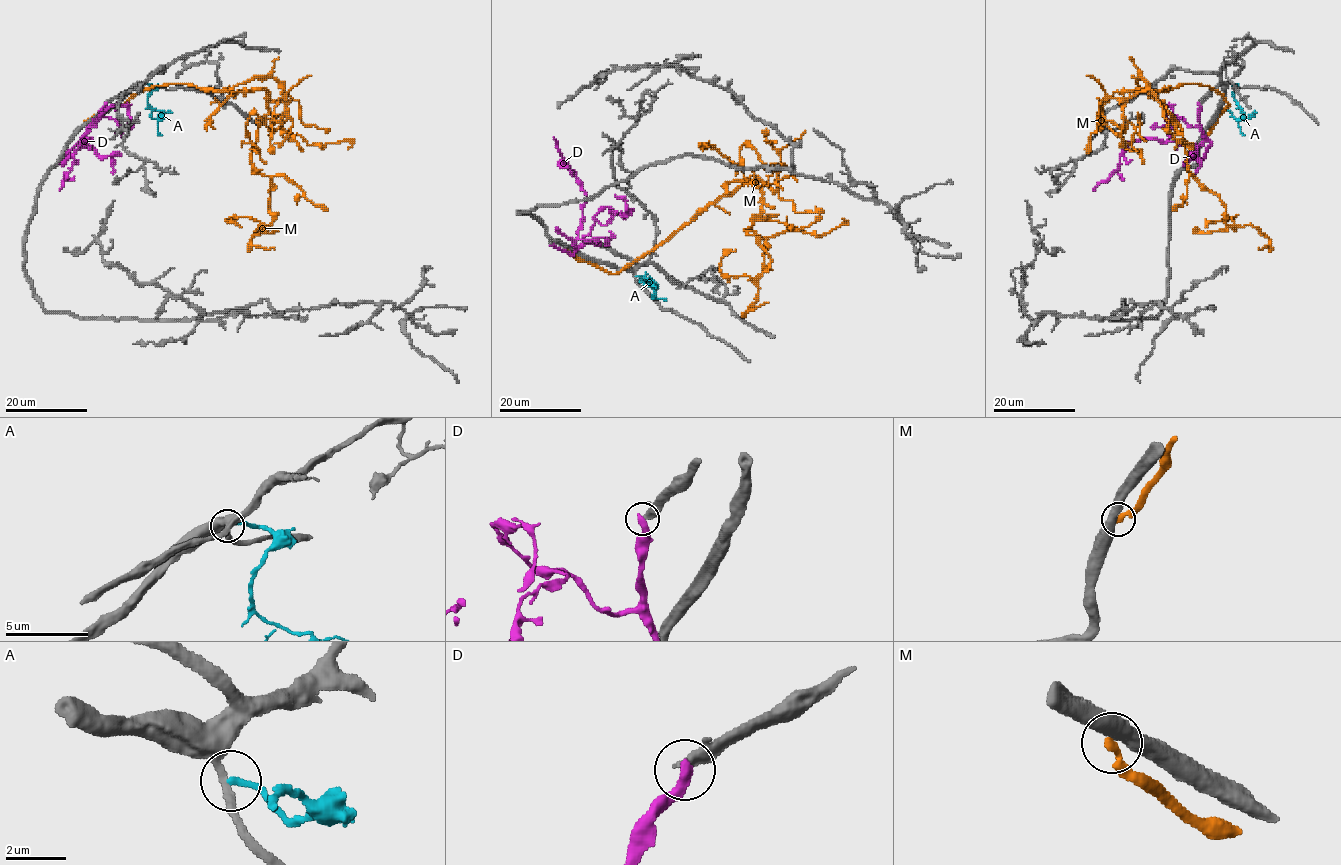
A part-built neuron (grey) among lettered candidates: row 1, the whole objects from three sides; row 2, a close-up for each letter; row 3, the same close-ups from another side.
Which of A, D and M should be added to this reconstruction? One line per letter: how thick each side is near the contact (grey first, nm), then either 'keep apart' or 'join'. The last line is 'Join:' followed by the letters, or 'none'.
A: calibres 260 and 190 nm; keep apart
D: calibres 360 and 400 nm; keep apart
M: calibres 500 and 260 nm; keep apart
Join: none

